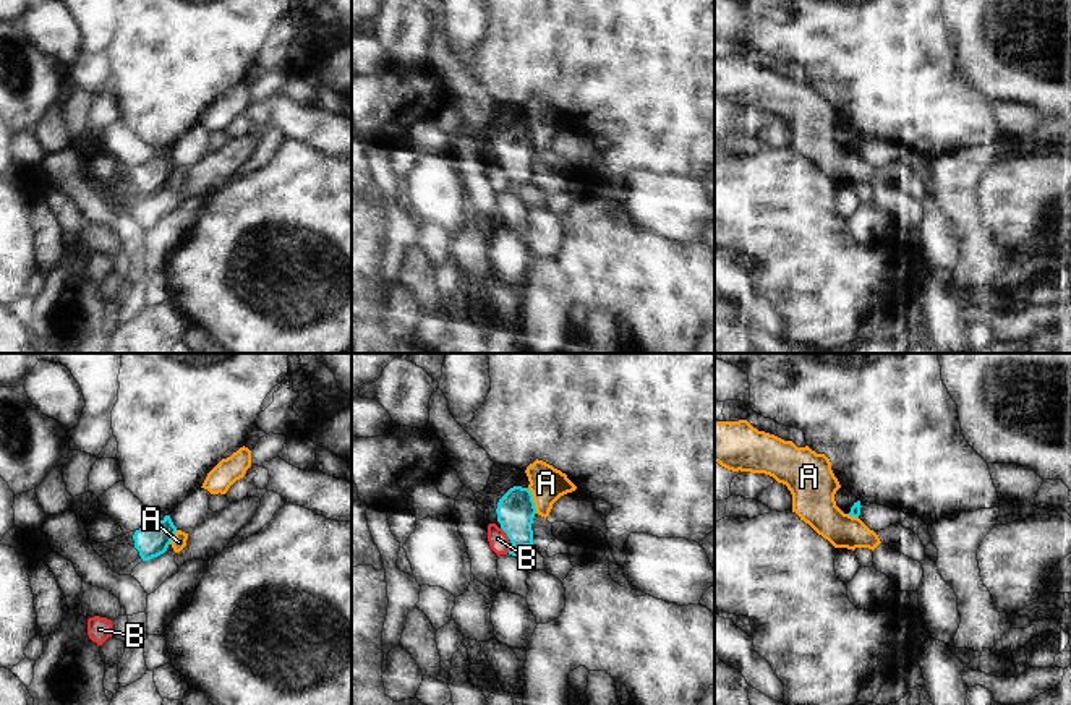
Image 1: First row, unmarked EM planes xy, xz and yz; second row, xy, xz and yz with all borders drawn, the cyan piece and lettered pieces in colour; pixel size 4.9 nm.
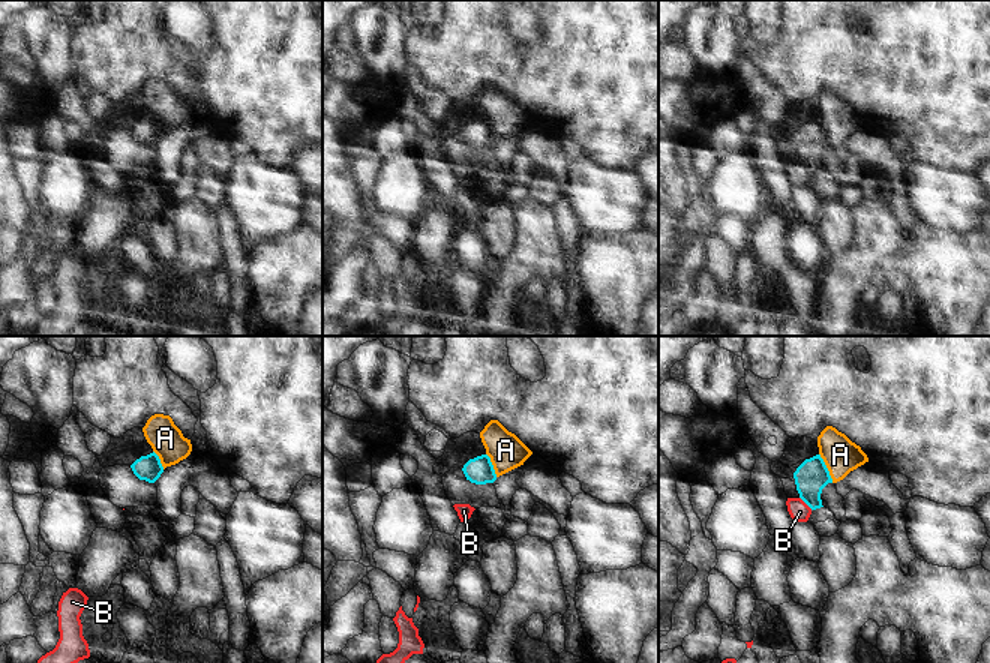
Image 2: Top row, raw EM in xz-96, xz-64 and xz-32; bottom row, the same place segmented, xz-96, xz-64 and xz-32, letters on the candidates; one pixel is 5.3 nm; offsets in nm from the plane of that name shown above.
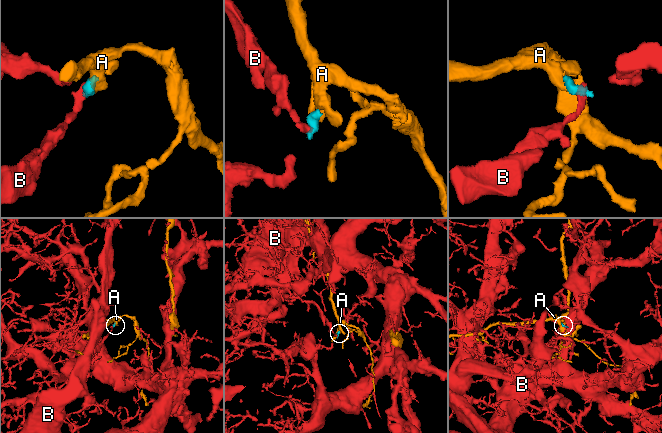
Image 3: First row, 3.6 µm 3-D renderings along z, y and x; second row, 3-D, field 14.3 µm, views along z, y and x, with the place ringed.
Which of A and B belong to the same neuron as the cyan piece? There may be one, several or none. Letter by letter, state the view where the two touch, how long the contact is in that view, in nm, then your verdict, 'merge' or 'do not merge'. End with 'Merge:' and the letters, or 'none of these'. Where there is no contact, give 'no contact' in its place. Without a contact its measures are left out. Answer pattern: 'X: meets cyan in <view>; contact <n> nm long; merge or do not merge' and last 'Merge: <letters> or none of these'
A: meets cyan in xz; contact 140 nm long; do not merge
B: meets cyan in xz; contact 80 nm long; do not merge
Merge: none of these

